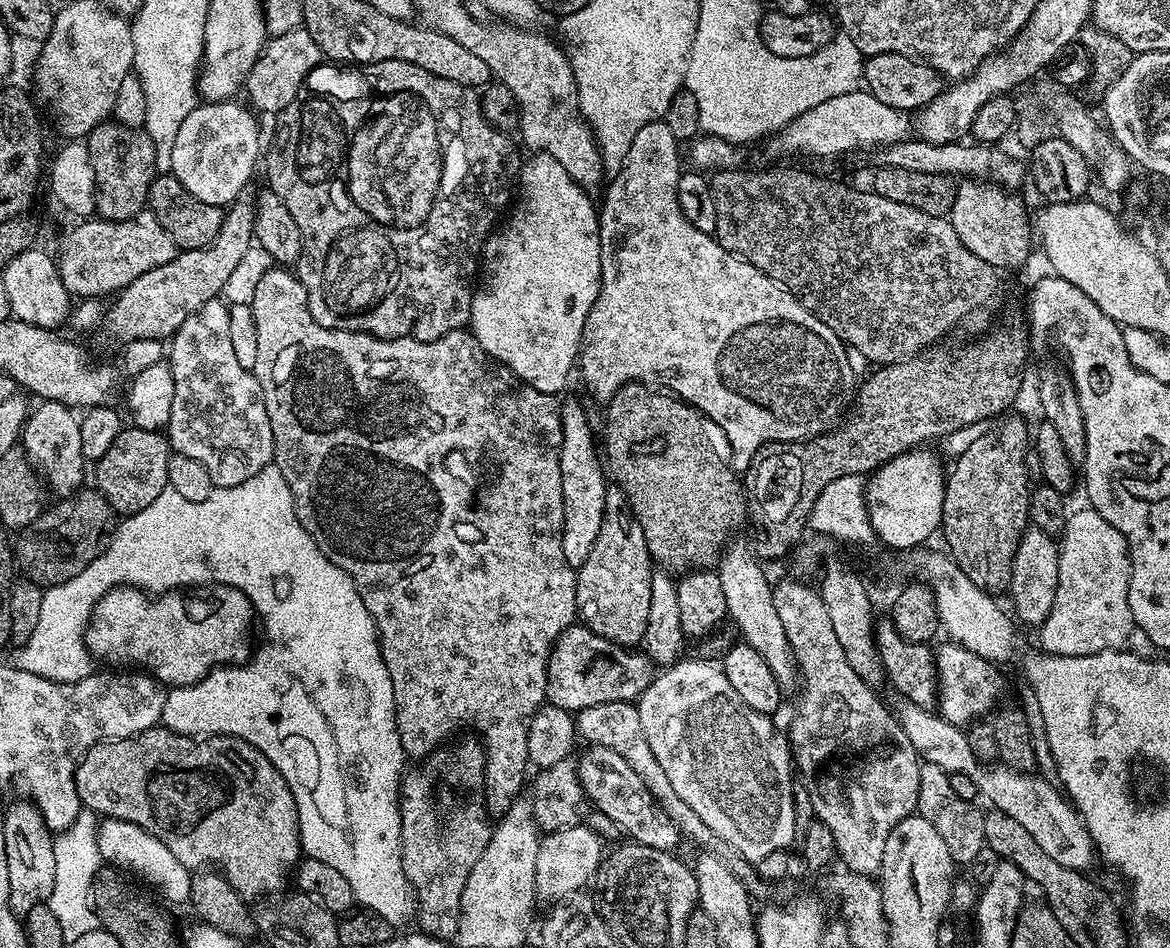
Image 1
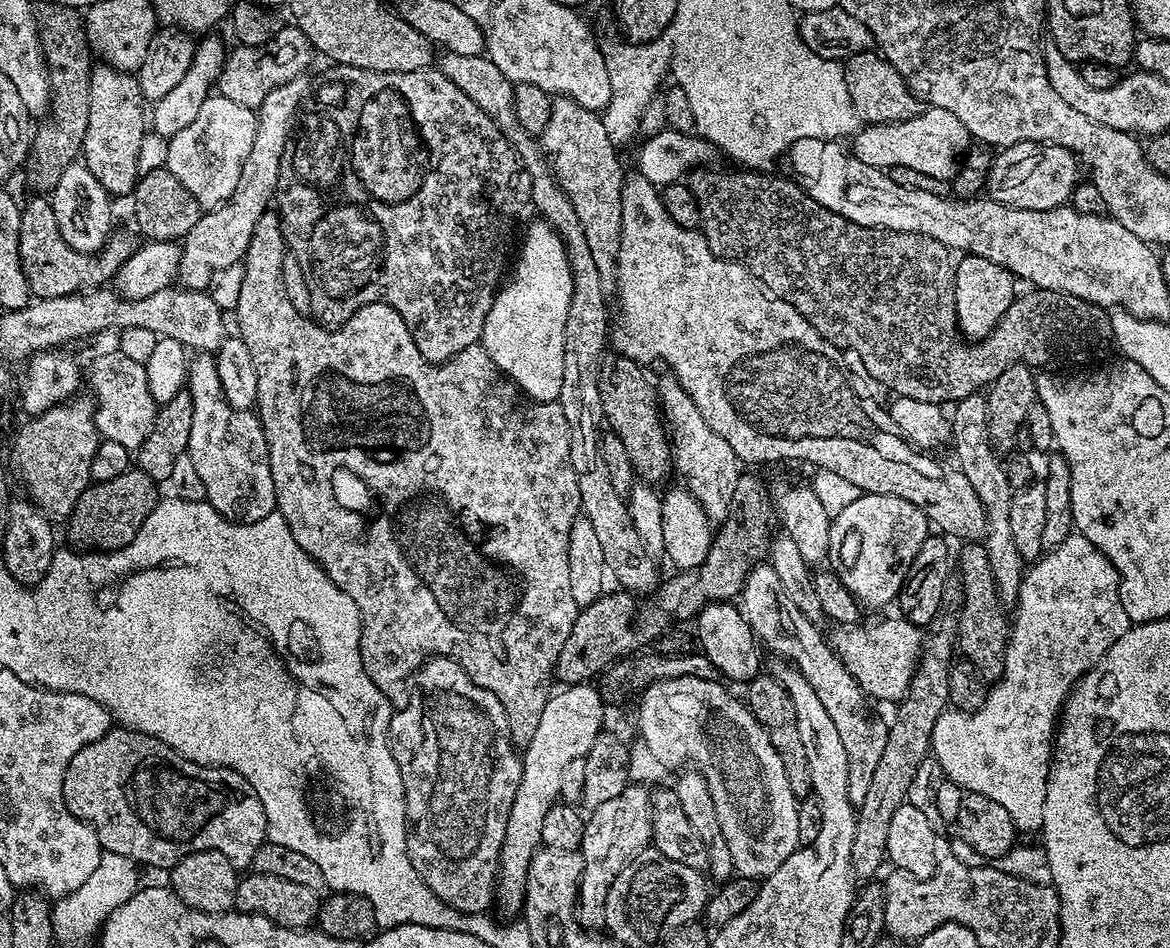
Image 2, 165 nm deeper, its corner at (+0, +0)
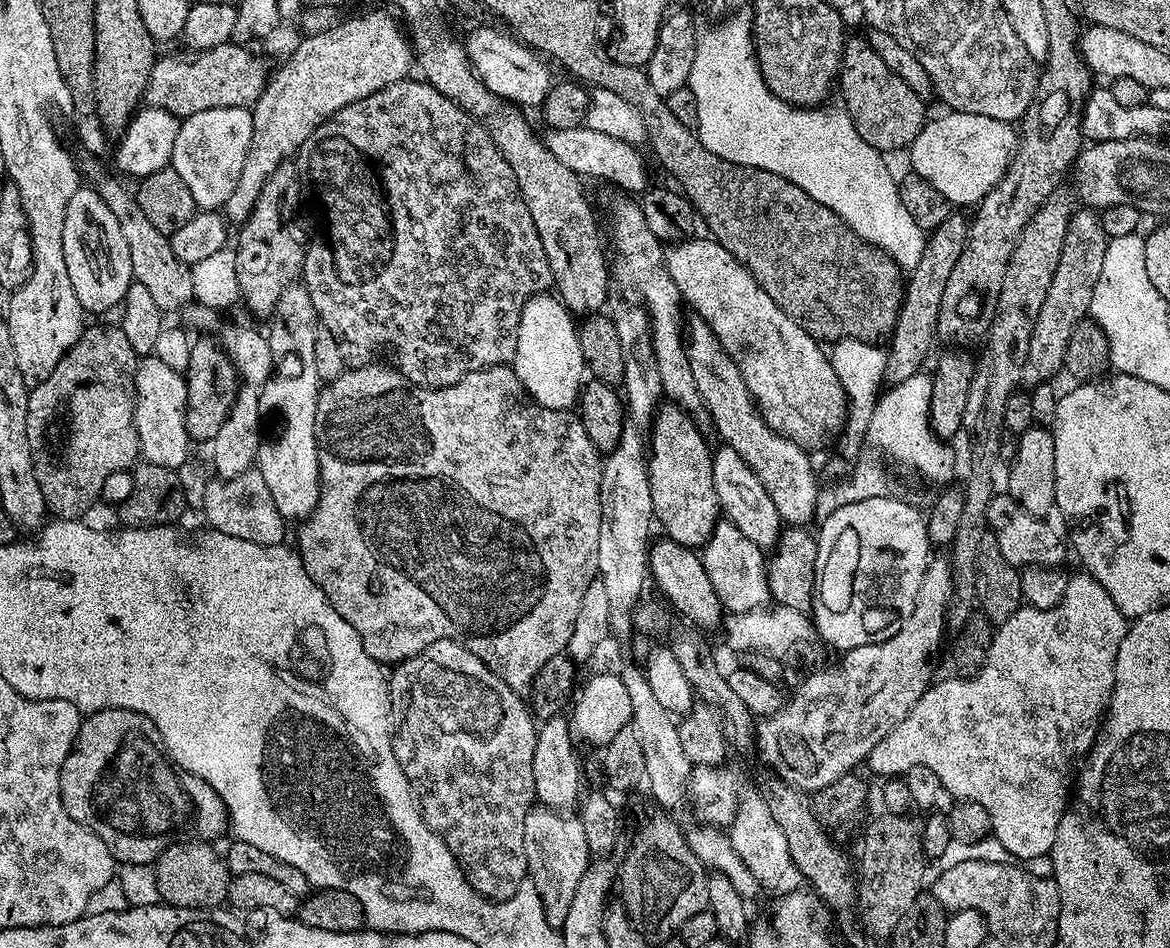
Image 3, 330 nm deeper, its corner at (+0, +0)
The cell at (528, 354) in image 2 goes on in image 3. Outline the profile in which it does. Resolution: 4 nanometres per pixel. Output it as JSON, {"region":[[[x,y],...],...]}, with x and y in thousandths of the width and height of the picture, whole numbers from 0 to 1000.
{"region":[[[462,310],[449,319],[443,340],[439,387],[452,418],[463,428],[485,432],[495,423],[501,389],[494,342],[474,311]]]}

